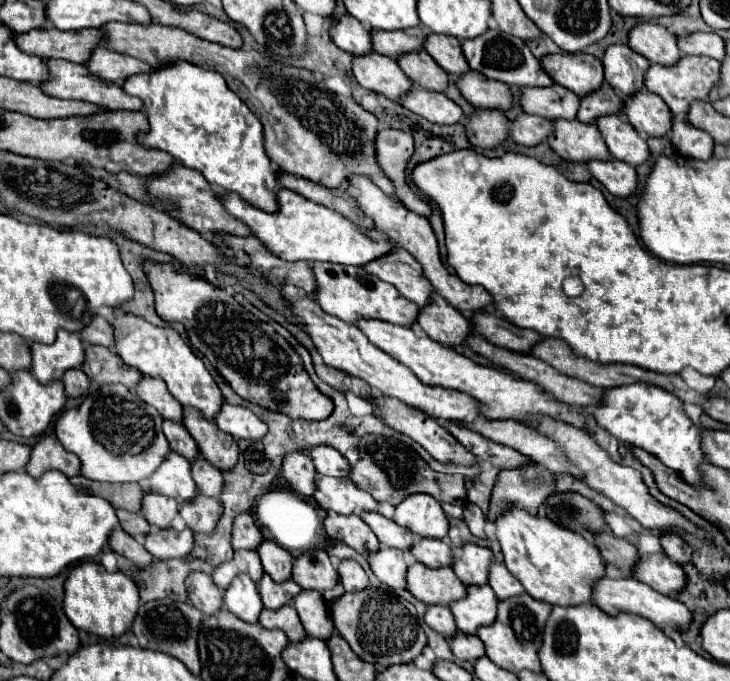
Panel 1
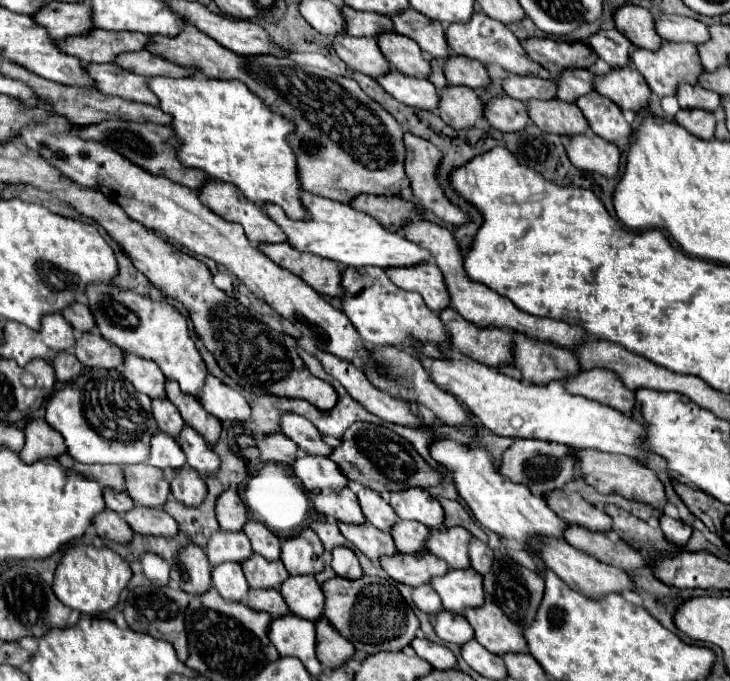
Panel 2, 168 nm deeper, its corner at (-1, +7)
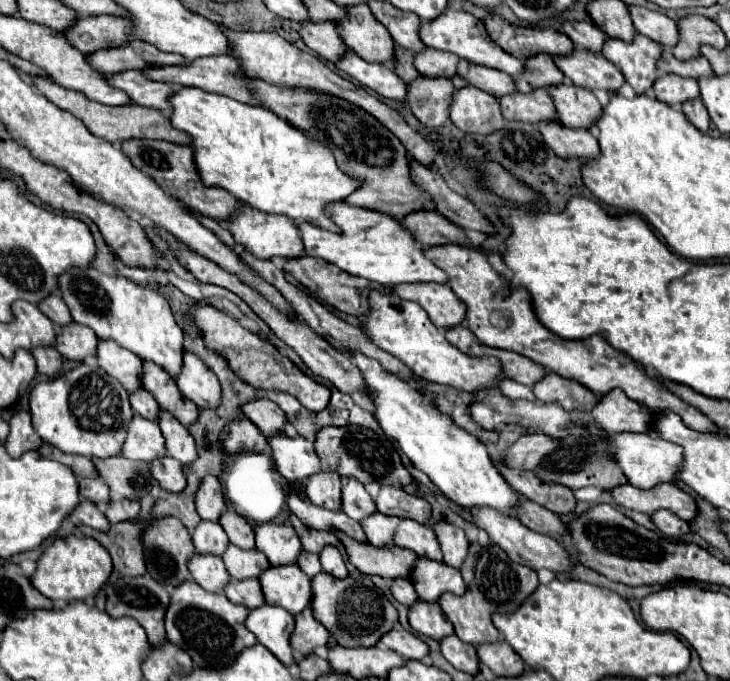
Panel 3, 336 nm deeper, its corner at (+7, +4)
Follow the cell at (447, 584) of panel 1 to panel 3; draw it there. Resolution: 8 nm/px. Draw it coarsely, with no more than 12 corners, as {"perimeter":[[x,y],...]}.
{"perimeter":[[338,530],[350,564],[362,574],[406,578],[416,554],[396,544],[378,548]]}

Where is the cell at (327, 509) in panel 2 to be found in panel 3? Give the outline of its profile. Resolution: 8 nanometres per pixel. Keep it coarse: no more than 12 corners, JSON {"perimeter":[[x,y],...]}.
{"perimeter":[[328,470],[306,480],[314,506],[340,510],[340,476]]}

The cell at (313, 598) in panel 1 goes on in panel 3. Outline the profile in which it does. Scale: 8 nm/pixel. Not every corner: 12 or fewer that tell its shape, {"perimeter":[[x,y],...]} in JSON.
{"perimeter":[[298,564],[258,576],[266,602],[298,614],[310,604],[310,578]]}

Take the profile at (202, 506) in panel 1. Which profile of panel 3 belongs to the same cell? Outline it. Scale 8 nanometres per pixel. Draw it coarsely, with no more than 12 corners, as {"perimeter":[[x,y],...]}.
{"perimeter":[[176,458],[152,460],[150,474],[168,492],[184,490]]}

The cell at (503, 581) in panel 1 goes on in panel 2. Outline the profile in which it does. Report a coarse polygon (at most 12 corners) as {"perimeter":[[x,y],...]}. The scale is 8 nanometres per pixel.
{"perimeter":[[472,539],[472,567],[486,575],[494,565],[492,549]]}

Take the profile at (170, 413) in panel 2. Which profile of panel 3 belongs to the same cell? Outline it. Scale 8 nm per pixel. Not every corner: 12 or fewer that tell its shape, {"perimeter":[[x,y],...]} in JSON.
{"perimeter":[[144,388],[130,392],[136,414],[156,420],[158,402]]}

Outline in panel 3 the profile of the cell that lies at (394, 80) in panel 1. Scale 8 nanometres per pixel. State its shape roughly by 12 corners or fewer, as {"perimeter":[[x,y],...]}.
{"perimeter":[[300,22],[310,50],[330,62],[346,52],[332,22]]}

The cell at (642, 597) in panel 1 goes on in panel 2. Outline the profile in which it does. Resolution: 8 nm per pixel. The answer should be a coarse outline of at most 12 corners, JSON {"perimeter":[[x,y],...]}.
{"perimeter":[[544,543],[544,563],[574,591],[602,599],[632,577],[568,543]]}

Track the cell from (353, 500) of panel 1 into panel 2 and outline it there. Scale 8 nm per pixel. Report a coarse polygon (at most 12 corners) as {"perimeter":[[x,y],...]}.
{"perimeter":[[298,457],[308,491],[344,491],[350,479],[332,459]]}

